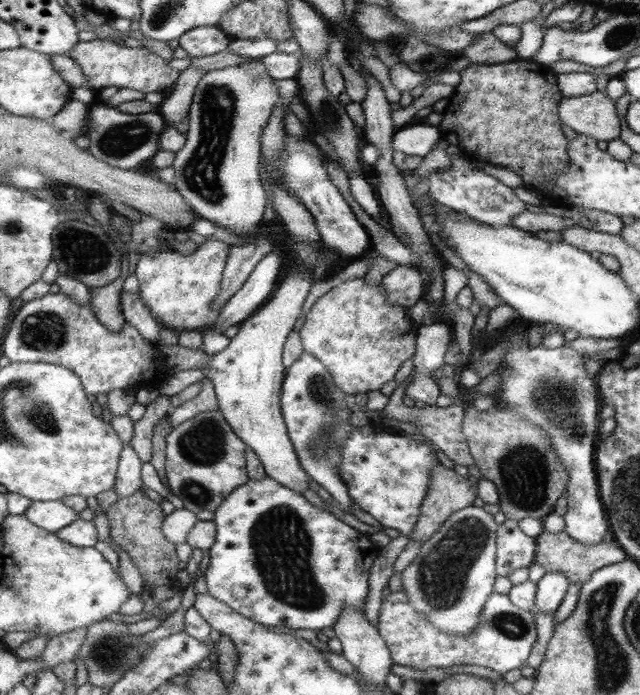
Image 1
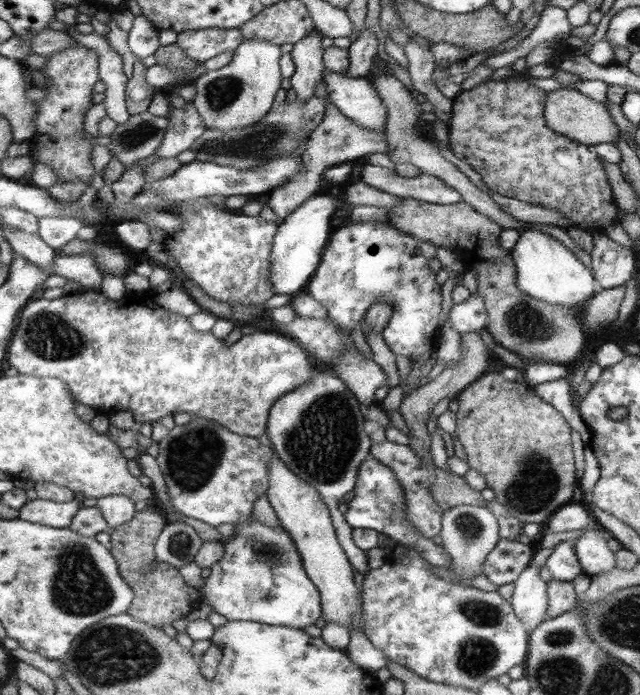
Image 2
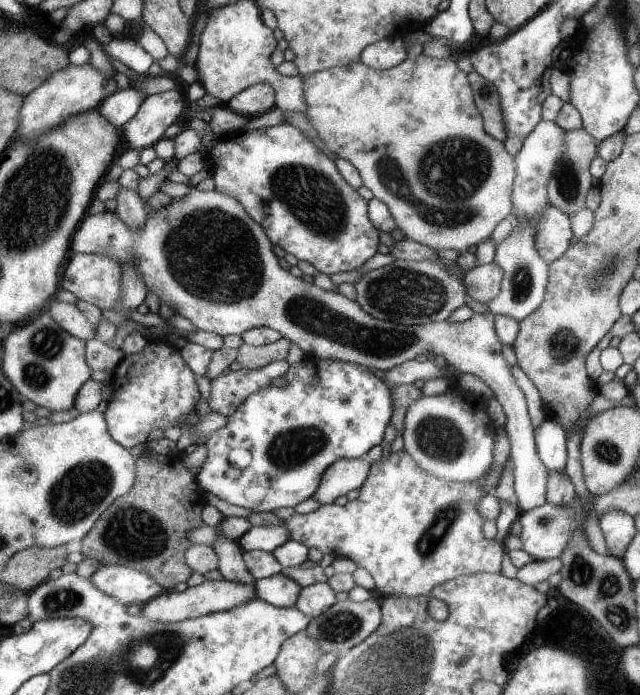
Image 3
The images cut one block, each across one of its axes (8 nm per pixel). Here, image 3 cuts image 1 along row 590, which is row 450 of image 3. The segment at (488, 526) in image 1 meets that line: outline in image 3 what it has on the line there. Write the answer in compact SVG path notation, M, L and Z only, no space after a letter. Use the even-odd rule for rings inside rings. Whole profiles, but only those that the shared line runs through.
M457 383L453 384L449 392L439 395L421 395L409 405L405 411L402 428L402 449L408 452L412 459L424 471L434 477L451 482L469 482L480 477L488 468L491 460L491 444L493 444L493 426L485 412L485 404L481 398L464 391Z

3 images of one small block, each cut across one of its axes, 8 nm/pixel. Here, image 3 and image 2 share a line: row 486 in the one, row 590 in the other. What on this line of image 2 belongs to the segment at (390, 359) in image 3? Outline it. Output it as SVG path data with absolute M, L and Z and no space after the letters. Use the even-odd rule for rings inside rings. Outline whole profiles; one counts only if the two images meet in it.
M538 548L533 551L530 563L513 582L514 589L510 605L514 614L526 626L527 632L532 631L541 621L546 619L548 600L546 583L539 577L539 567L550 553L550 549Z

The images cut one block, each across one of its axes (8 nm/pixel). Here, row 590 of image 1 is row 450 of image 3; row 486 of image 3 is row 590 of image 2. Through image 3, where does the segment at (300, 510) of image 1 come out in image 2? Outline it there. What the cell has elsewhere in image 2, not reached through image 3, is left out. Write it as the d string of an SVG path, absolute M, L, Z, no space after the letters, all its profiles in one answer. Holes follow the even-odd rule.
M253 516L233 525L239 532L223 542L224 553L221 560L211 566L210 575L204 580L203 587L199 588L203 603L210 604L213 611L231 622L259 622L301 630L304 626L314 624L322 614L320 594L318 588L307 576L302 566L301 555L290 535L279 524L278 526L266 526L266 524L259 523L259 520L253 519Z

